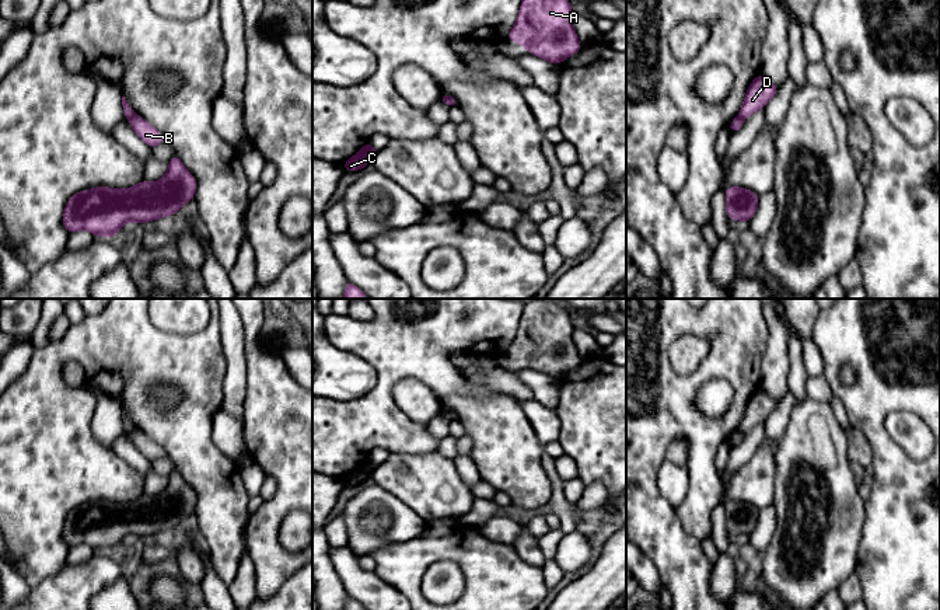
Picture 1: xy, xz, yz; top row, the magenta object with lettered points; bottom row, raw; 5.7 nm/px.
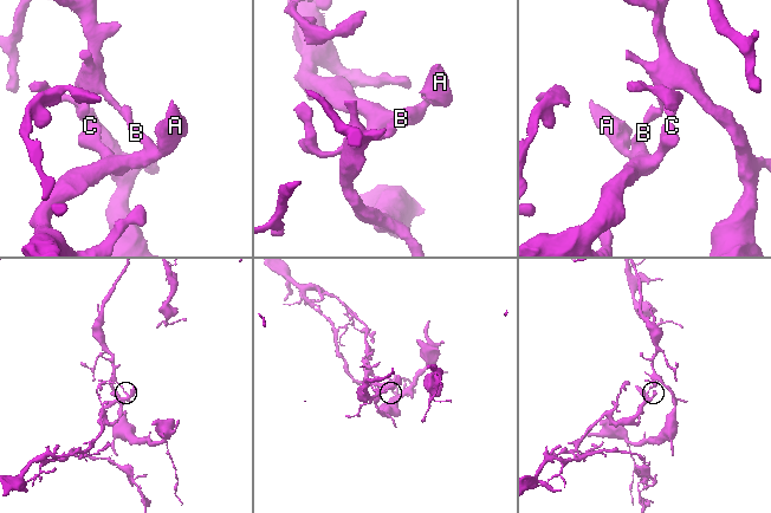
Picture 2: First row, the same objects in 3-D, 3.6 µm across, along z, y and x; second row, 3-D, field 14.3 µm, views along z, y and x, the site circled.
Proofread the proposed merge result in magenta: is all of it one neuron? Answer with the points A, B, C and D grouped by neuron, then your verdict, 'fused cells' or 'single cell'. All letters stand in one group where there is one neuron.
groups A B C / D; fused cells

